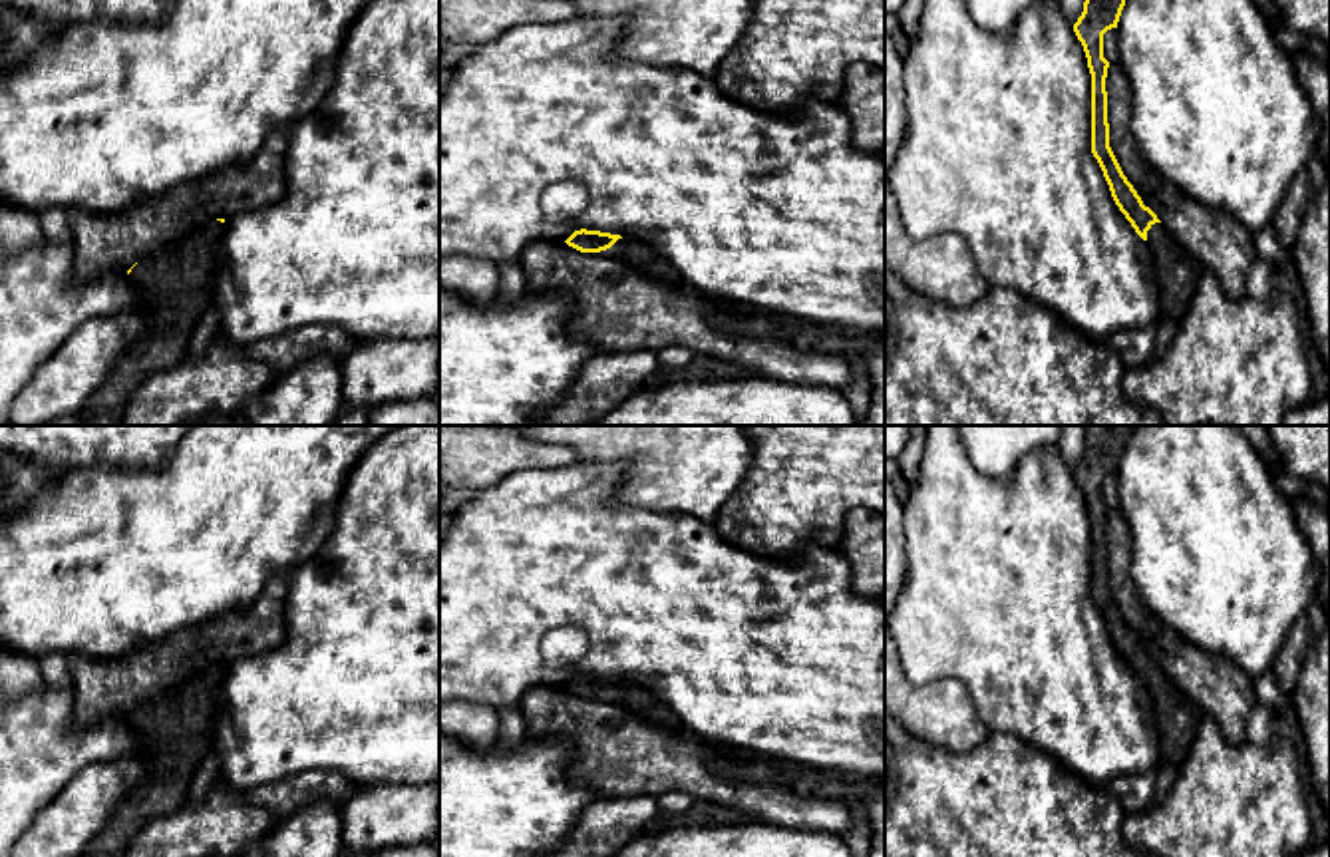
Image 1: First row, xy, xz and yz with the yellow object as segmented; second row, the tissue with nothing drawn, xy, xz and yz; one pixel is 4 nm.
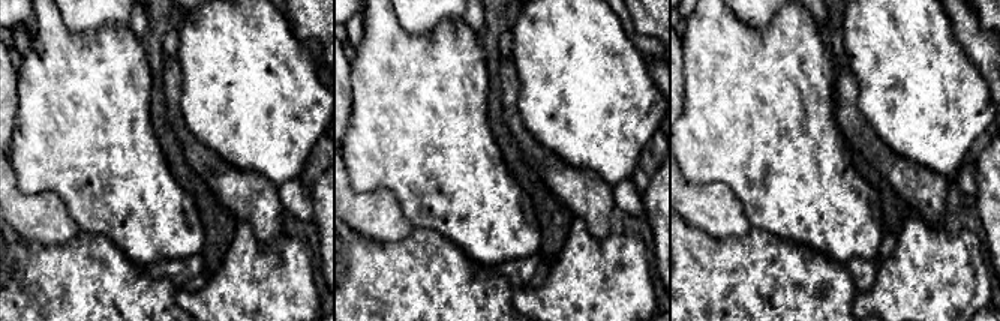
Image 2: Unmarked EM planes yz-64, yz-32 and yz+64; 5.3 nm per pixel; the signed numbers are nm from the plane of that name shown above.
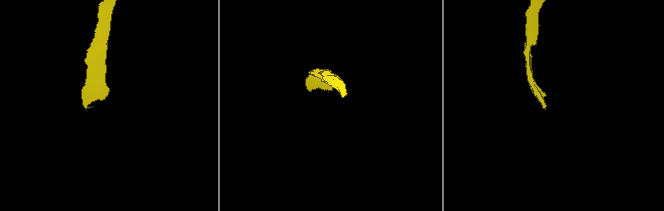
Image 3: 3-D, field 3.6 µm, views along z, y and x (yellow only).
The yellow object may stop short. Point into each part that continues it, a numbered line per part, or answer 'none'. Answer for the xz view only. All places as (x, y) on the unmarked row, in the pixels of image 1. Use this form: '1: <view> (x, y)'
1: xz (637, 700)

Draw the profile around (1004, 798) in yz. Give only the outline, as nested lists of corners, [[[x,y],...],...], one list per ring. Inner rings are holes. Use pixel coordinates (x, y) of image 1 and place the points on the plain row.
[[[885,708],[885,857],[1155,857],[1135,851],[1123,839],[1123,805],[1105,785],[1095,785],[1032,744],[1000,732],[970,752],[948,752],[911,736]]]

